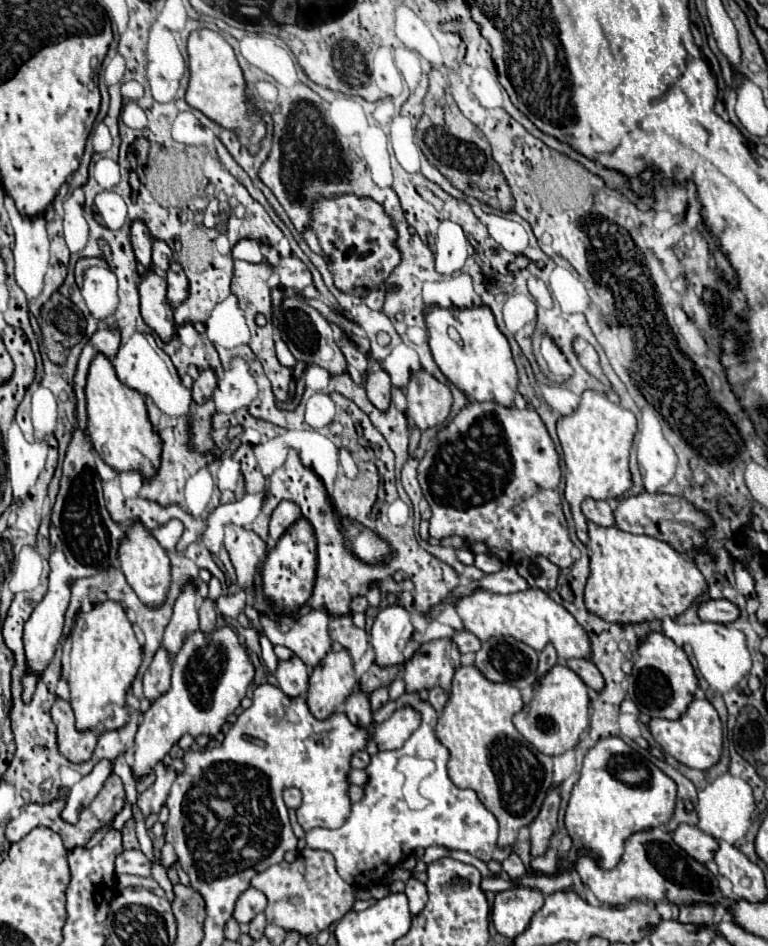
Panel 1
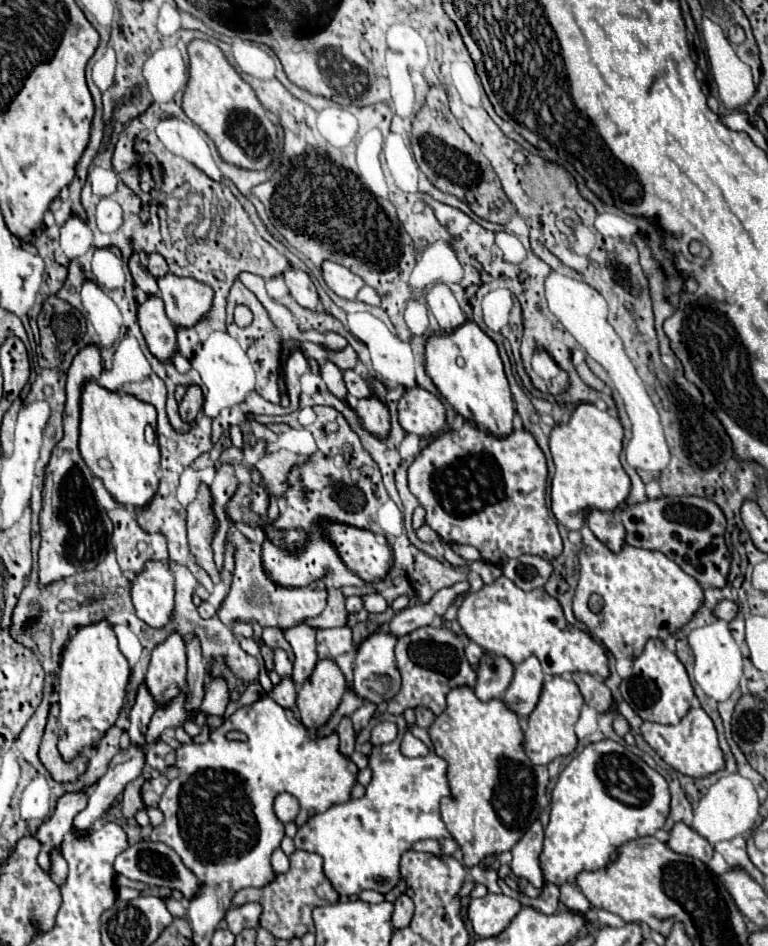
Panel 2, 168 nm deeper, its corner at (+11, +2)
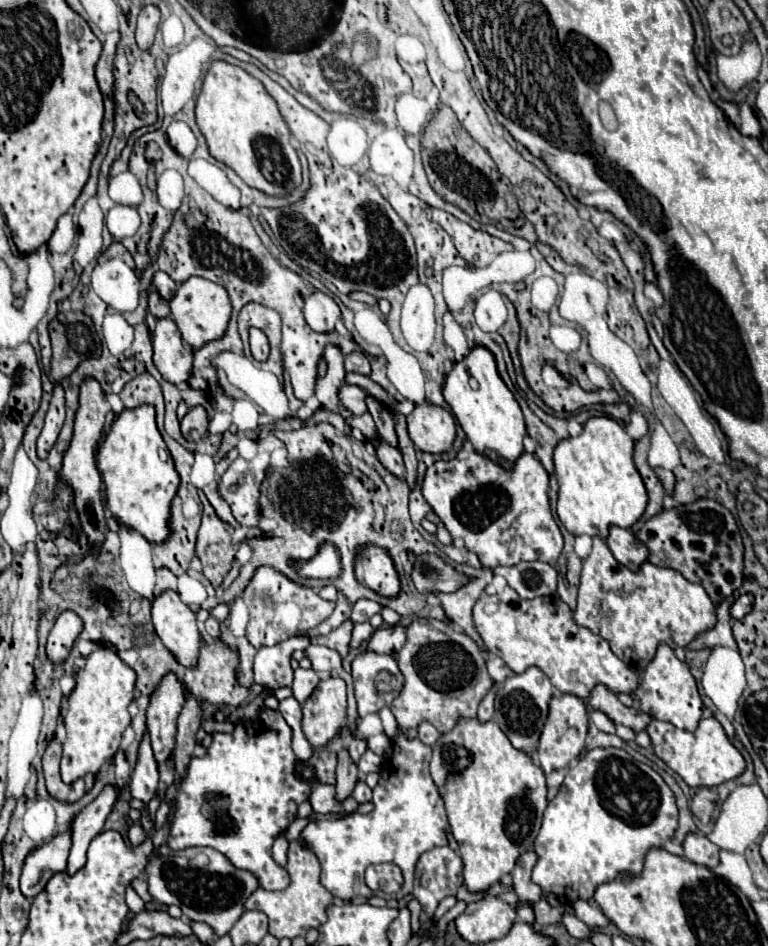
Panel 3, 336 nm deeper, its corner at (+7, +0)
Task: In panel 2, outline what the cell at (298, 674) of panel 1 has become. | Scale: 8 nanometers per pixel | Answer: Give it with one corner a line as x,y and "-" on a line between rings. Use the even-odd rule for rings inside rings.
282,678
282,682
278,686
274,686
274,690
270,692
270,696
282,708
290,708
292,710
294,704
296,704
296,684
292,682
292,678

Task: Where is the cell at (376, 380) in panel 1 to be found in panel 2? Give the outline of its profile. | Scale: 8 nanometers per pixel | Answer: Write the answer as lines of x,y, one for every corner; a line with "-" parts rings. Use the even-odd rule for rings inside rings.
376,396
358,400
356,414
360,416
366,432
372,432
372,436
388,436
390,414
388,414
388,408

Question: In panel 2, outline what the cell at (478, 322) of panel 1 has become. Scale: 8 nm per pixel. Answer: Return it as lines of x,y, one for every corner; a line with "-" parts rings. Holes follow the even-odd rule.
466,322
452,334
434,334
428,338
426,372
446,402
466,422
476,424
476,428
496,438
504,438
514,430
514,404
498,348
474,322
-
458,356
464,358
464,366
458,366

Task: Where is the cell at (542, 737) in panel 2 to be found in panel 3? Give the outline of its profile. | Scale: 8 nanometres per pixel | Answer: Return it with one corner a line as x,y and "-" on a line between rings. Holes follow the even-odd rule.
556,694
550,700
548,718
544,724
544,730
540,734
538,742
538,762
540,768
550,774
552,770
566,768
572,760
576,760
584,748
584,738
588,730
588,710
582,698
576,698
574,694

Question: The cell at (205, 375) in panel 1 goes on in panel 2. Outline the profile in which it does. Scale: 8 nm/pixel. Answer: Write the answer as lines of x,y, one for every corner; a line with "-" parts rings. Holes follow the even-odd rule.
188,386
184,400
180,402
180,418
192,424
202,410
202,390
198,386

